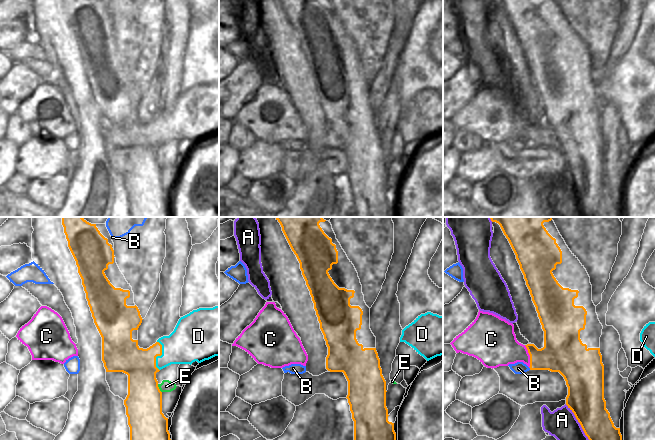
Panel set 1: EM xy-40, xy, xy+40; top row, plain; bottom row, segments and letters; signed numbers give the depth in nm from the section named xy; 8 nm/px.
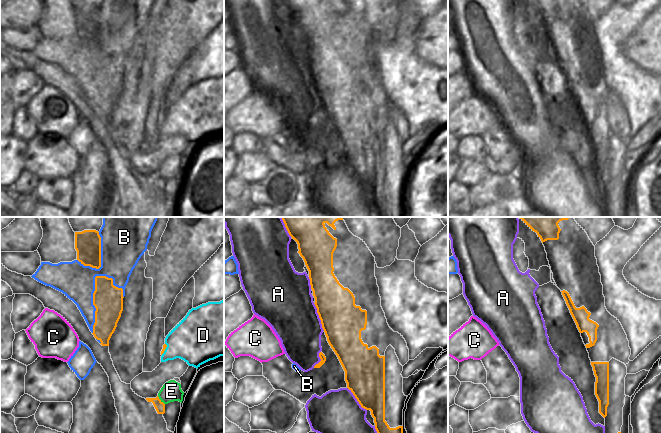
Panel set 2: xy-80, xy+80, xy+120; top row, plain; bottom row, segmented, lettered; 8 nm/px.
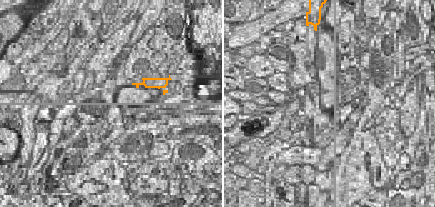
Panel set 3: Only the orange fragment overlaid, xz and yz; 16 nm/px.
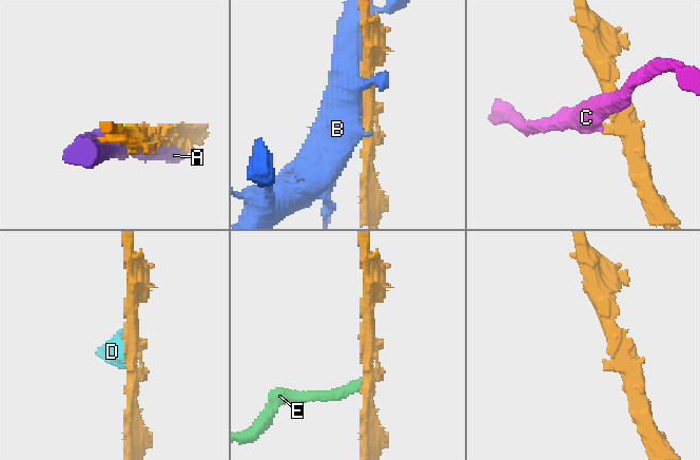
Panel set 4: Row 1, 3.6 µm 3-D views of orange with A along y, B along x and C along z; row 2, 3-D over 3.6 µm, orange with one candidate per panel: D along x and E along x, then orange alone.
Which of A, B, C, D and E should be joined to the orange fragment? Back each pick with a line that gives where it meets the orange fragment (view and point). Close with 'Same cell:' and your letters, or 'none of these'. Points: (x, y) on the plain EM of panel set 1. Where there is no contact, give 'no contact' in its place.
Same cell: none of these

